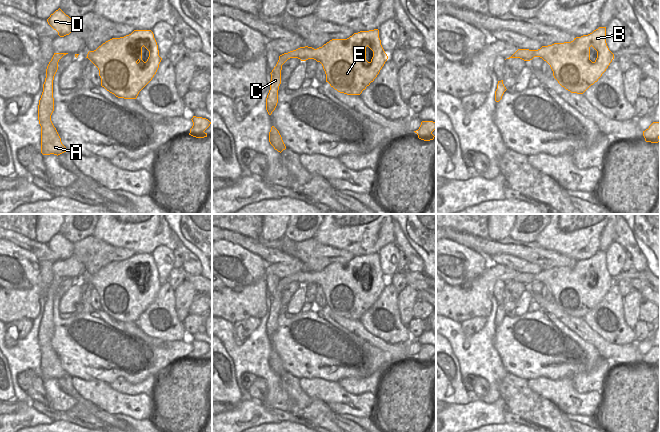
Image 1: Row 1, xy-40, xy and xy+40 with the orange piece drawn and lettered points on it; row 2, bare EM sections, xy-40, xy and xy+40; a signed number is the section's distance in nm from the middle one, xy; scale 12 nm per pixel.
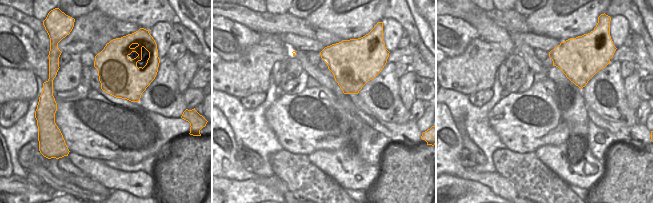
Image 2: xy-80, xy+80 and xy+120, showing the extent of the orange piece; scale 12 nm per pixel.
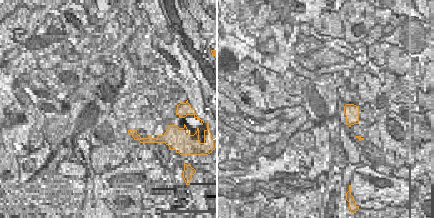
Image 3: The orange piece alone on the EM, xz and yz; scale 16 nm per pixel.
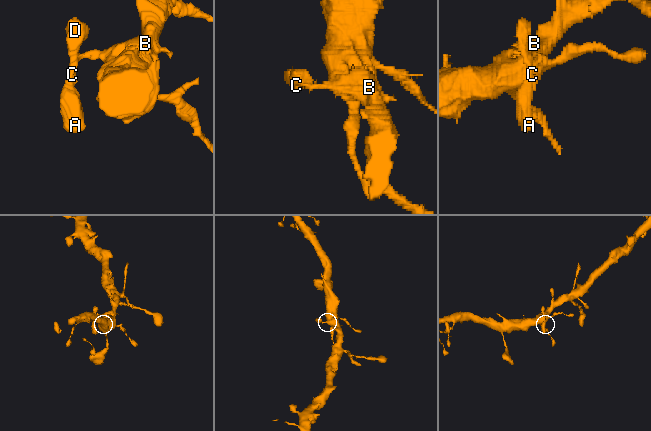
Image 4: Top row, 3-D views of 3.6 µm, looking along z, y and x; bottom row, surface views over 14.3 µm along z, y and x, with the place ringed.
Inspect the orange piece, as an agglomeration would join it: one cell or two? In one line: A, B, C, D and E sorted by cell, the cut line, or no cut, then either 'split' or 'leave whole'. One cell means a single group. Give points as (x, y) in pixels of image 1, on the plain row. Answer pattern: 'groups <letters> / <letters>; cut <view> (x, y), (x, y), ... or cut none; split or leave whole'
groups A B C D E; cut none; leave whole

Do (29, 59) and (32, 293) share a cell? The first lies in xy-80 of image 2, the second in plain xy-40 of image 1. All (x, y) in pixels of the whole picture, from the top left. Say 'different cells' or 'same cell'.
different cells

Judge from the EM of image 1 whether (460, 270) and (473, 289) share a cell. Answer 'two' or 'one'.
two

